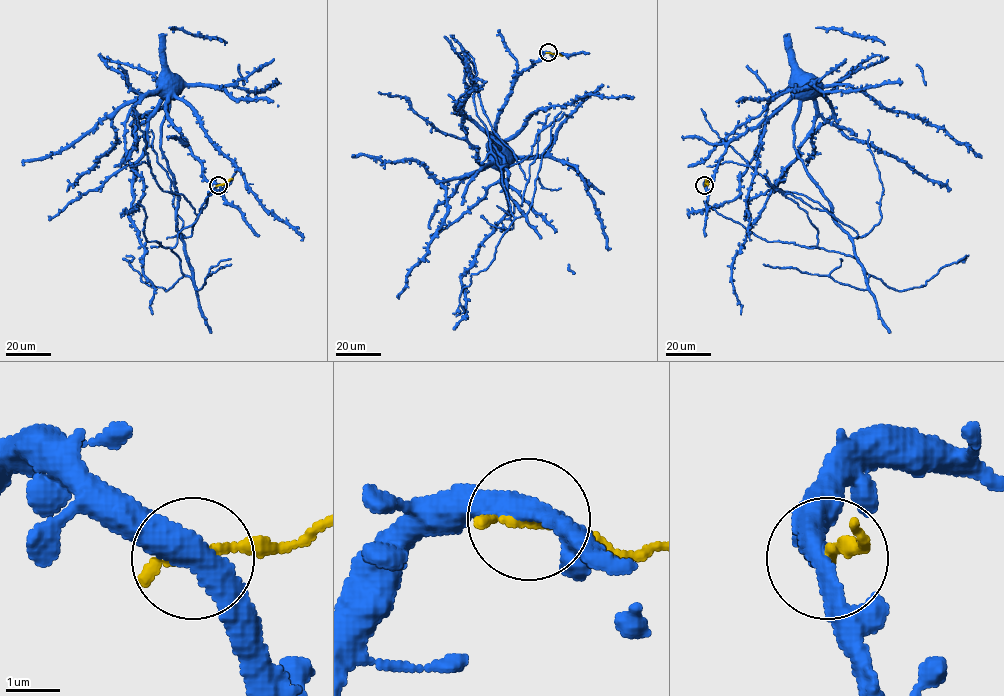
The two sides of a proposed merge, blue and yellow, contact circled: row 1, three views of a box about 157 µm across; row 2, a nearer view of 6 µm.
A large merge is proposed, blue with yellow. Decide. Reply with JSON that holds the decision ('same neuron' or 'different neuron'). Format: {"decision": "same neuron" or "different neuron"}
{"decision": "different neuron"}

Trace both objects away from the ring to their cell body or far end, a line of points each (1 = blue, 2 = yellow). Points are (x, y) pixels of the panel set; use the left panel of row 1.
1: (218, 185), (169, 120), (168, 98), (160, 149), (193, 281), (170, 248), (146, 240), (137, 201)
2: (218, 185), (232, 179)

